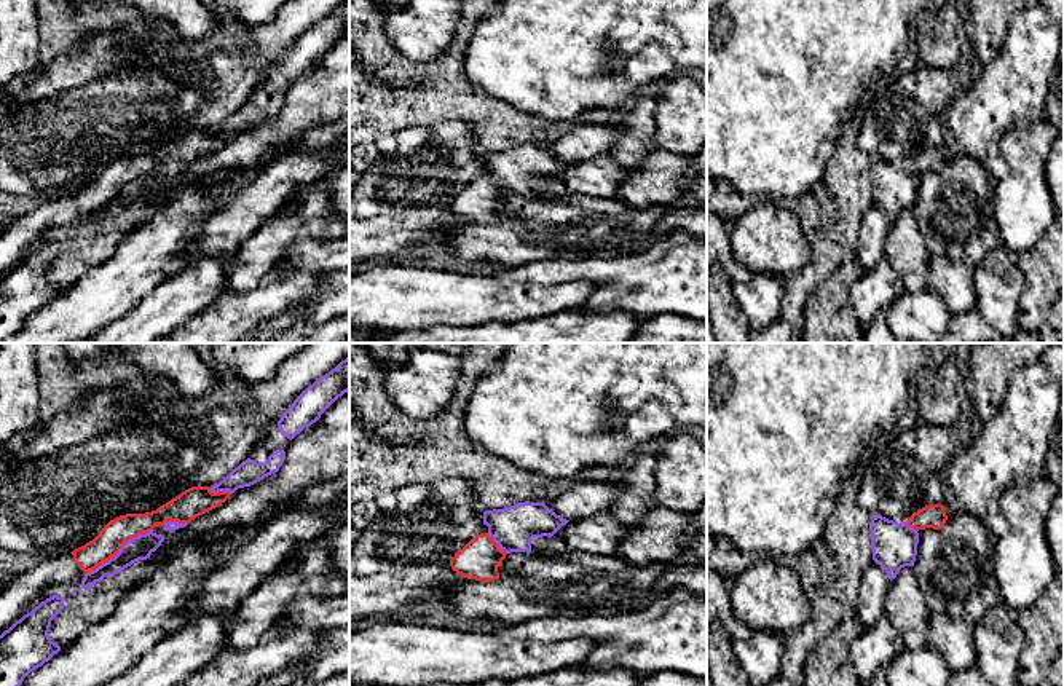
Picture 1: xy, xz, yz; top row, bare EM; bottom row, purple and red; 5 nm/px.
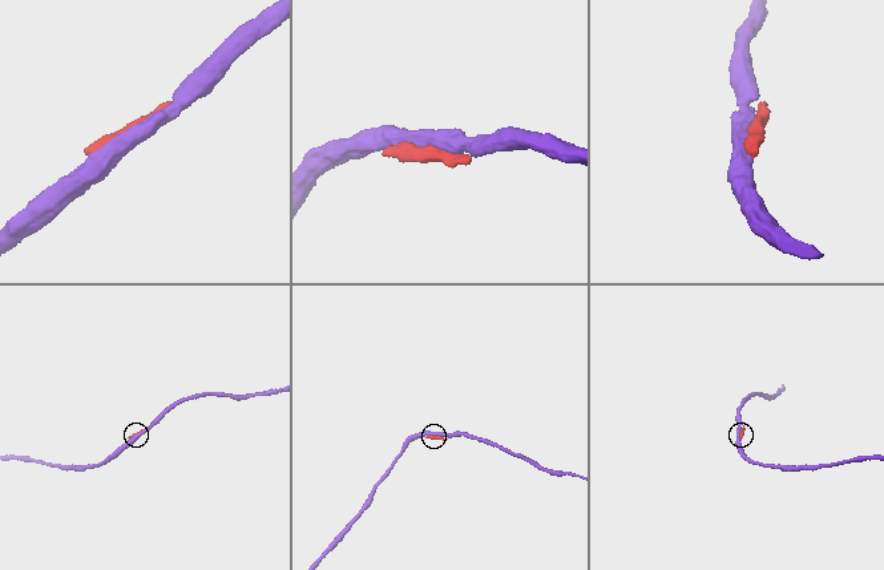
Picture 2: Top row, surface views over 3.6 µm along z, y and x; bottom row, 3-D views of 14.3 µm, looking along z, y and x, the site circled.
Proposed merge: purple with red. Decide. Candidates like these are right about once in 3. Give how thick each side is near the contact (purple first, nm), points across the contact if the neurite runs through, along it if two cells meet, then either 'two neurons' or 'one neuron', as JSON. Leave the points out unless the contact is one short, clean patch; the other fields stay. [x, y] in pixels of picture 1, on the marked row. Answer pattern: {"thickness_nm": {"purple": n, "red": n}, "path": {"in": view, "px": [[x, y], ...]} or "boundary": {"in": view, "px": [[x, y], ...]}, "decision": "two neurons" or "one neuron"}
{"thickness_nm": {"purple": 120, "red": 140}, "decision": "two neurons"}

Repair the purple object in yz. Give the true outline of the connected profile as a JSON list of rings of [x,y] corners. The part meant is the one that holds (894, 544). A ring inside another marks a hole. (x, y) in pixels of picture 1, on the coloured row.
[[[882,515],[871,517],[873,560],[881,565],[889,579],[895,579],[901,568],[914,566],[919,533],[908,522],[898,523]]]

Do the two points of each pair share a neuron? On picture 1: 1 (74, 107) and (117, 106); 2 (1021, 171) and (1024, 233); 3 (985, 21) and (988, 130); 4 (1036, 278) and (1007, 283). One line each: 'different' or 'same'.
1: same
2: same
3: different
4: different

